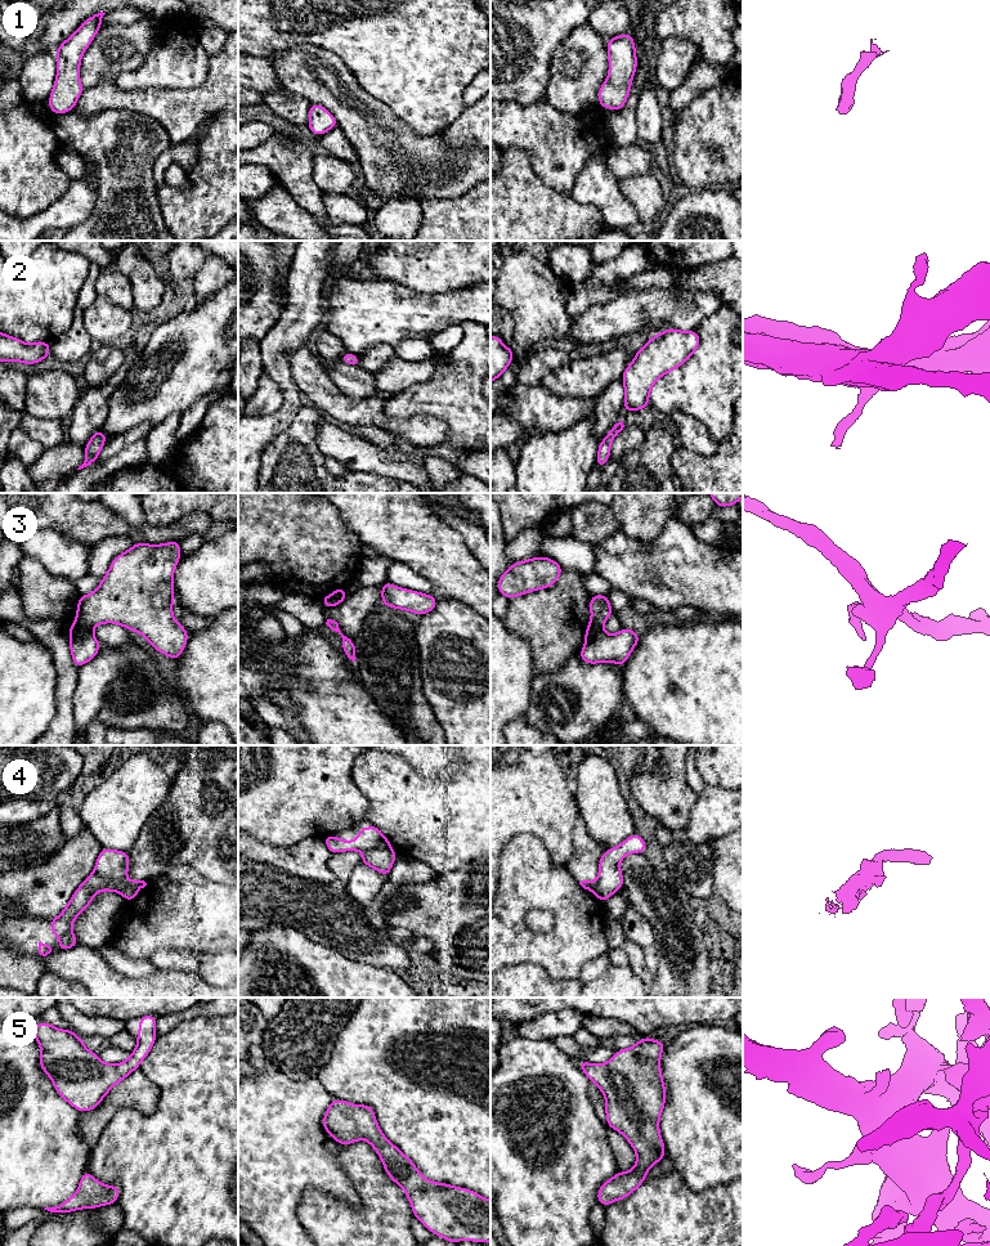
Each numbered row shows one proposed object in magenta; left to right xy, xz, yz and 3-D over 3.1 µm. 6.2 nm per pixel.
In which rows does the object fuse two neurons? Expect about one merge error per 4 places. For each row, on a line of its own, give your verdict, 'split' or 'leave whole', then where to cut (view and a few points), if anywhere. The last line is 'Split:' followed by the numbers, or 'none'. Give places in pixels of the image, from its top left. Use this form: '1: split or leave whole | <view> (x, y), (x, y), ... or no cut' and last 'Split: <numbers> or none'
1: leave whole | no cut
2: leave whole | no cut
3: split | xy (74, 623), (90, 631)
4: split | xy (94, 870), (116, 882), (119, 890)
5: leave whole | no cut
Split: 3, 4

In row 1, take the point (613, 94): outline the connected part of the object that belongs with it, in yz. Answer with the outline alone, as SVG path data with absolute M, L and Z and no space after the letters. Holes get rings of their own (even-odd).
M626 32L608 40L606 46L609 72L606 81L599 89L599 107L617 112L626 104L636 73L635 40Z

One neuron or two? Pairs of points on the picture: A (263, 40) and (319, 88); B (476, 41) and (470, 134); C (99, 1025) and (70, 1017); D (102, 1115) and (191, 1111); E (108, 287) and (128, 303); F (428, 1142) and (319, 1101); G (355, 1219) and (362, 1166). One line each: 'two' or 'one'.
A: two
B: two
C: one
D: two
E: one
F: two
G: one

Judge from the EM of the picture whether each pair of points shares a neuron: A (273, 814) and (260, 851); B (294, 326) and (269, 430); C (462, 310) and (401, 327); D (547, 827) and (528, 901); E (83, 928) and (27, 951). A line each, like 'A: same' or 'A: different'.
A: different
B: same
C: same
D: different
E: same

